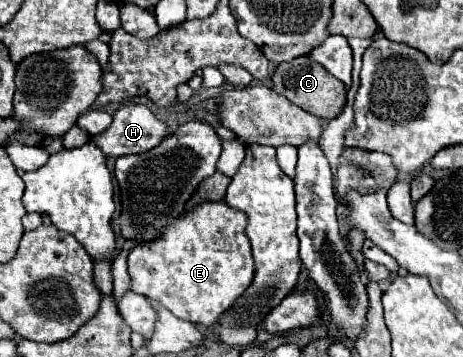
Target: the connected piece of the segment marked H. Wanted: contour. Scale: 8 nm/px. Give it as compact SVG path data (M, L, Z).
M130 103L130 105L120 107L118 111L114 111L110 127L104 133L100 133L100 135L96 135L92 139L96 141L98 149L104 153L106 159L118 159L122 155L146 153L146 151L154 149L166 135L168 135L166 121L160 121L146 105L142 105L142 103Z

